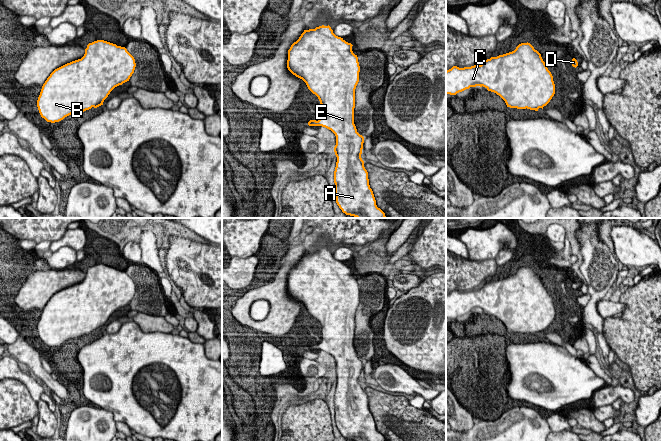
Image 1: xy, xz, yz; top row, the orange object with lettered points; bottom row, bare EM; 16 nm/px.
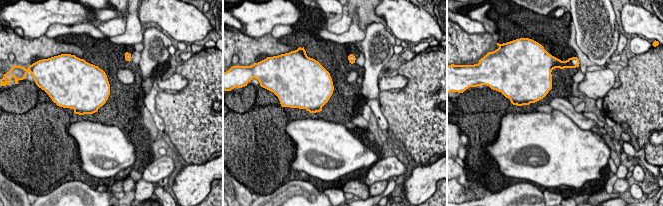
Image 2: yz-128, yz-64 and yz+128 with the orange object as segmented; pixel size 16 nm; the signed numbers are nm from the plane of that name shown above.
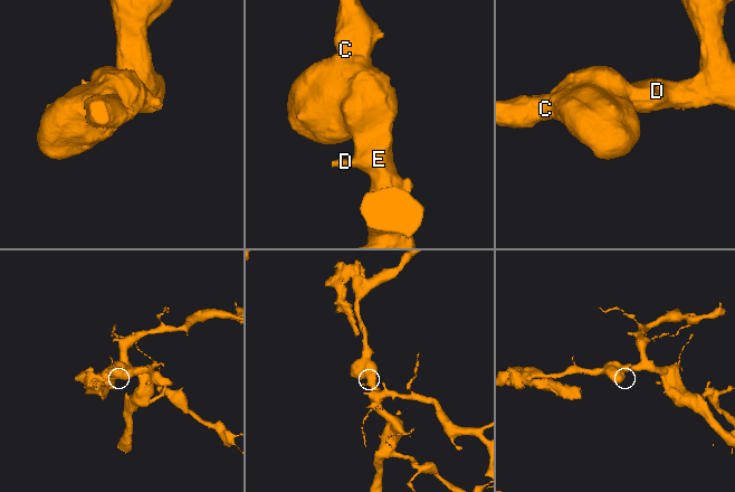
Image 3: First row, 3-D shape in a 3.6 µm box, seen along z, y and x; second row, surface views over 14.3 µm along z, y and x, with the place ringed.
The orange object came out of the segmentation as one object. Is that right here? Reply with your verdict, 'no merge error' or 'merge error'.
no merge error

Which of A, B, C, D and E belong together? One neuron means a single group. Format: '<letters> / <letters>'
A B C D E

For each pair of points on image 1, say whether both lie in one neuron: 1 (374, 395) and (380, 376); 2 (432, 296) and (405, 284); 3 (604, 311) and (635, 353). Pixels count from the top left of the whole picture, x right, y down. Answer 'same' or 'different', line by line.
1: different
2: different
3: different

